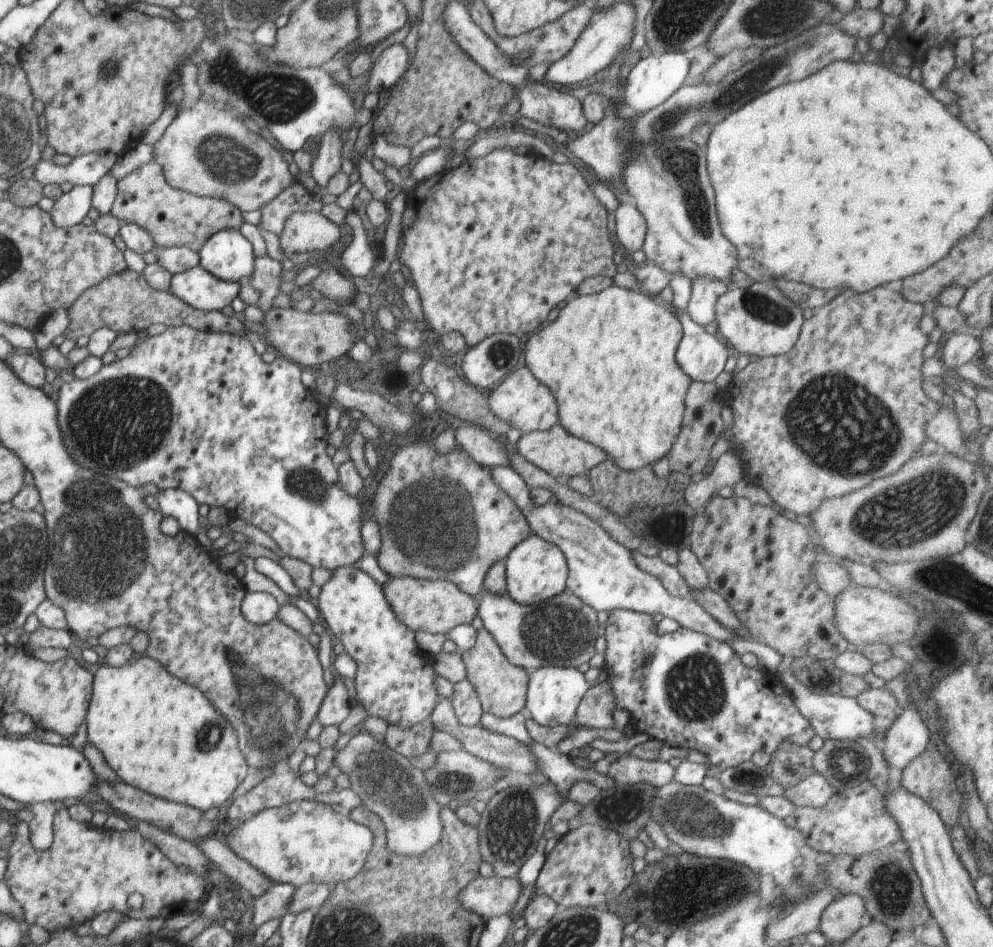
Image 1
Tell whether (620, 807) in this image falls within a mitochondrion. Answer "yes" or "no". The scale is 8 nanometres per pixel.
yes

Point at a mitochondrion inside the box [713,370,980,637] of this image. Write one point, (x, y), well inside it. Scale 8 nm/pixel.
(814, 422)

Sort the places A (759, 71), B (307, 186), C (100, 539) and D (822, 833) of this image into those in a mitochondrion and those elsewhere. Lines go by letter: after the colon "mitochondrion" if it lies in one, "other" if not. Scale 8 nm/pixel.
A: mitochondrion
B: other
C: mitochondrion
D: other

